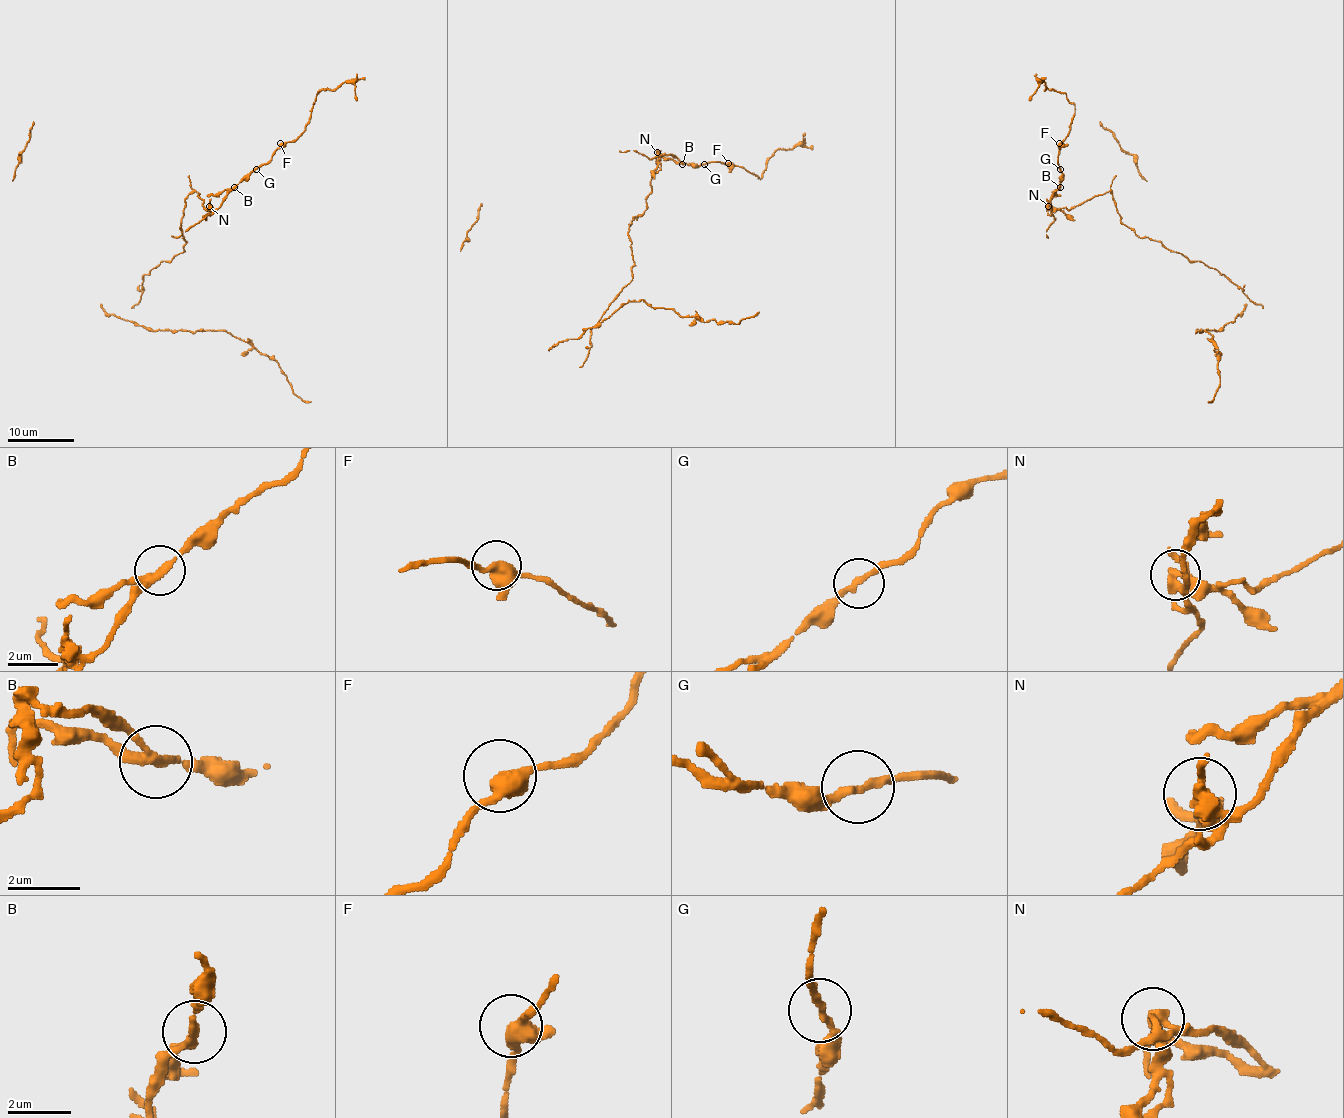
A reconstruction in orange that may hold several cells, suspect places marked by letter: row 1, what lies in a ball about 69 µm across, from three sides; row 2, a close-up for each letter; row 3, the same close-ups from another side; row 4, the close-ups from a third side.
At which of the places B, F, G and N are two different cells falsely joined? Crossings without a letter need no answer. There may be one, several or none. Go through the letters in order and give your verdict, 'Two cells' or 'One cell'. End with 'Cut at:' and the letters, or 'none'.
B: Two cells
F: One cell
G: One cell
N: Two cells
Cut at: B, N

